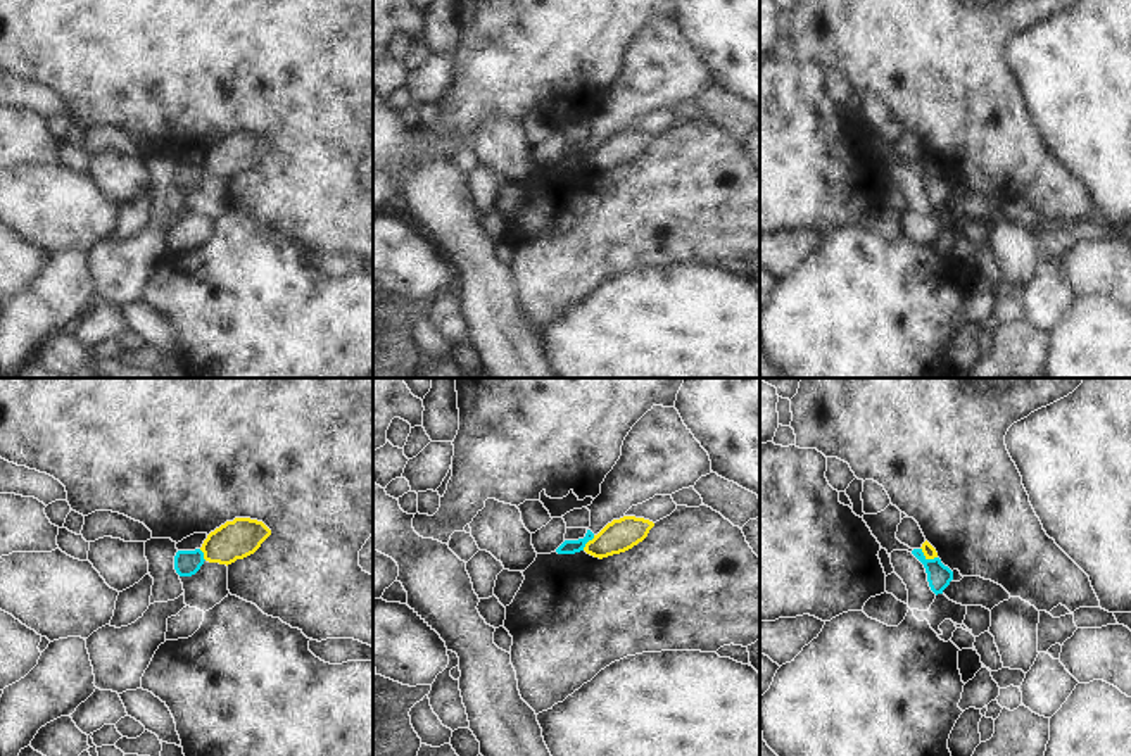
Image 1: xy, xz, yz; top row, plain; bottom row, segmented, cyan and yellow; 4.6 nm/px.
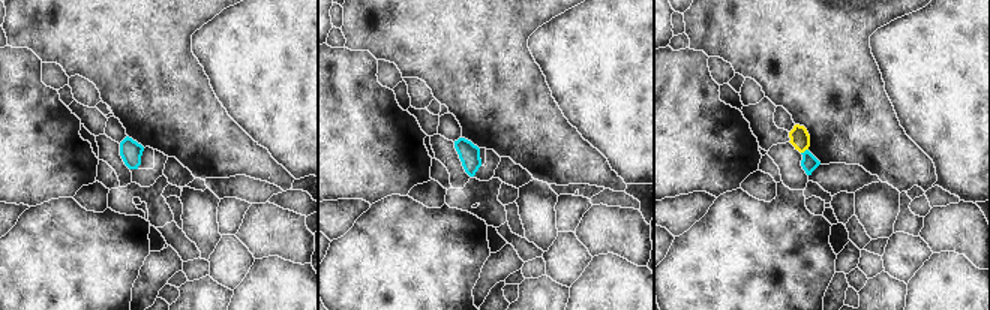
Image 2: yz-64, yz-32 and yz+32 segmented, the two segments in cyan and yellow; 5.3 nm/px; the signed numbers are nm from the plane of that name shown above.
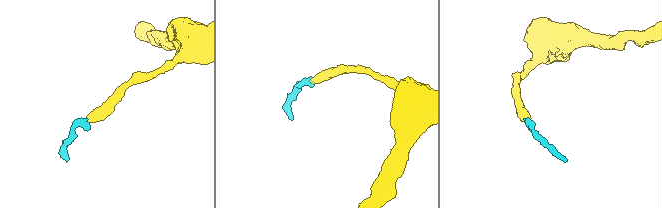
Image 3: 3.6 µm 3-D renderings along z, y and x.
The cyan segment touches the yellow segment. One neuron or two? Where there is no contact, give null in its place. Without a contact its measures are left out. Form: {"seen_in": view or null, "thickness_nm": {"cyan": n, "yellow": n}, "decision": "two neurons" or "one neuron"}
{"seen_in": "yz", "thickness_nm": {"cyan": 110, "yellow": 60}, "decision": "two neurons"}

